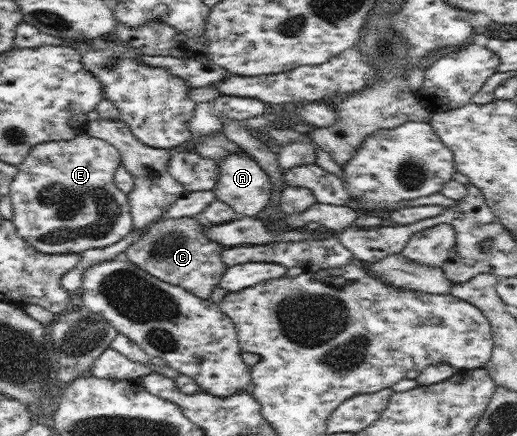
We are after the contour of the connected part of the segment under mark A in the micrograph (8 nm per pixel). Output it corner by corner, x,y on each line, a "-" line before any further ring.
232,153
219,162
219,179
213,188
215,198
231,206
236,217
254,217
258,212
262,212
273,190
271,178
248,153

